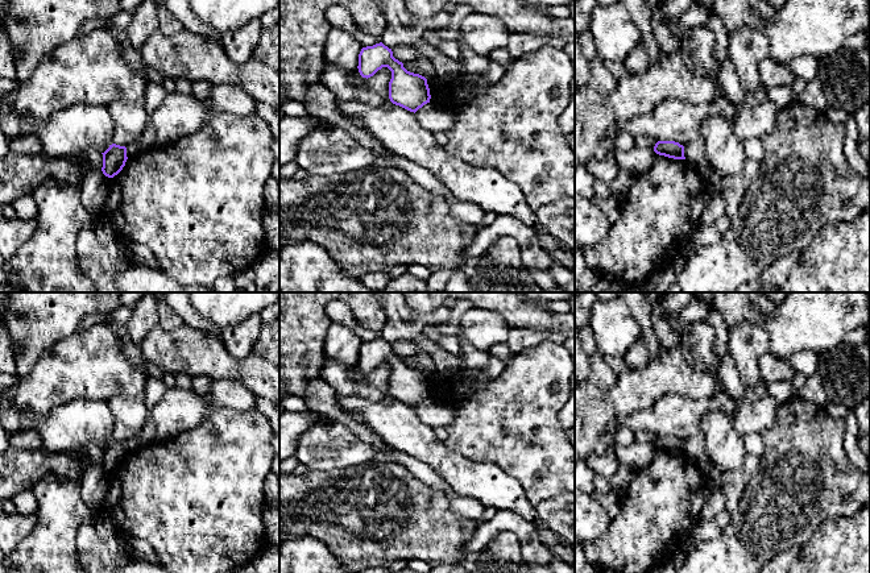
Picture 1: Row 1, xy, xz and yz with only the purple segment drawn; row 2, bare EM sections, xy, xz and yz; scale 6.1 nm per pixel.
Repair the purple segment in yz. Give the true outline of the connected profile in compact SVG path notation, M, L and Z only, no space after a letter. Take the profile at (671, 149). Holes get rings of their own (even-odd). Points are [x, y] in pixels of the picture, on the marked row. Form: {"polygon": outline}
{"polygon": "M701 140L692 141L684 146L675 141L658 141L654 151L674 159L685 159L703 177L709 171Z"}

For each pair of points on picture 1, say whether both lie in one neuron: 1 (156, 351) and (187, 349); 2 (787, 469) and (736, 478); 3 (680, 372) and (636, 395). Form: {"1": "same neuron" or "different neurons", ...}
{"1": "same neuron", "2": "different neurons", "3": "same neuron"}

